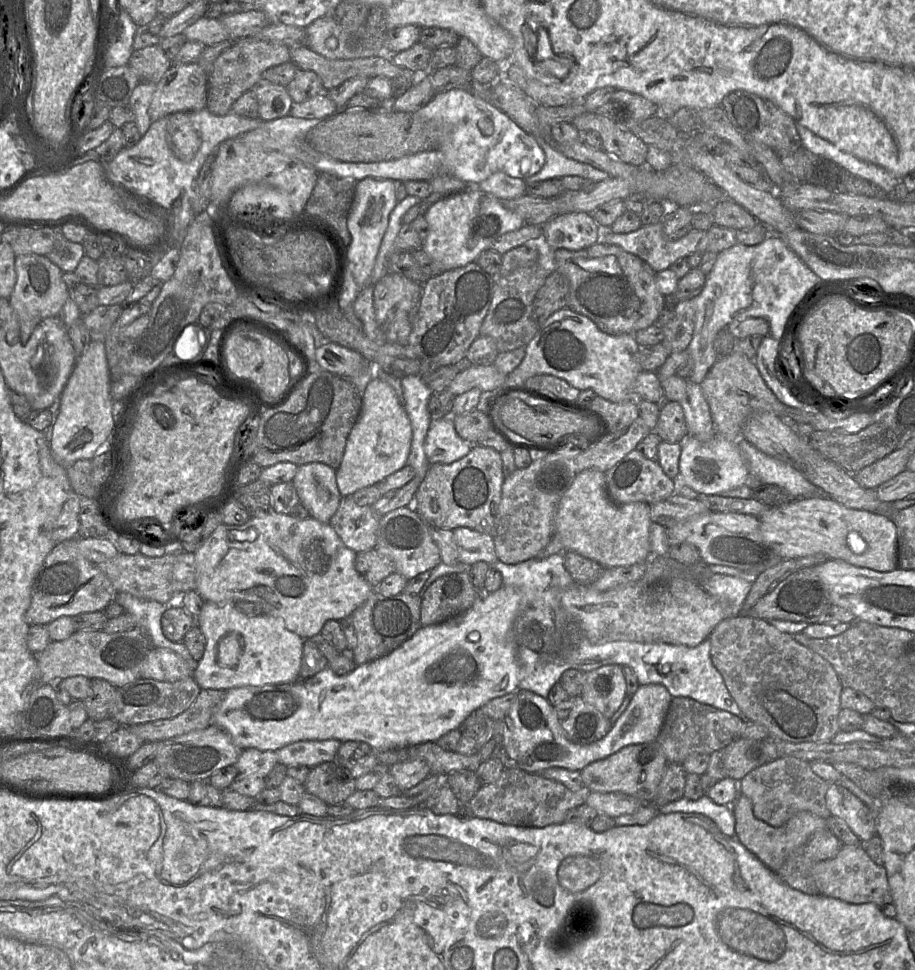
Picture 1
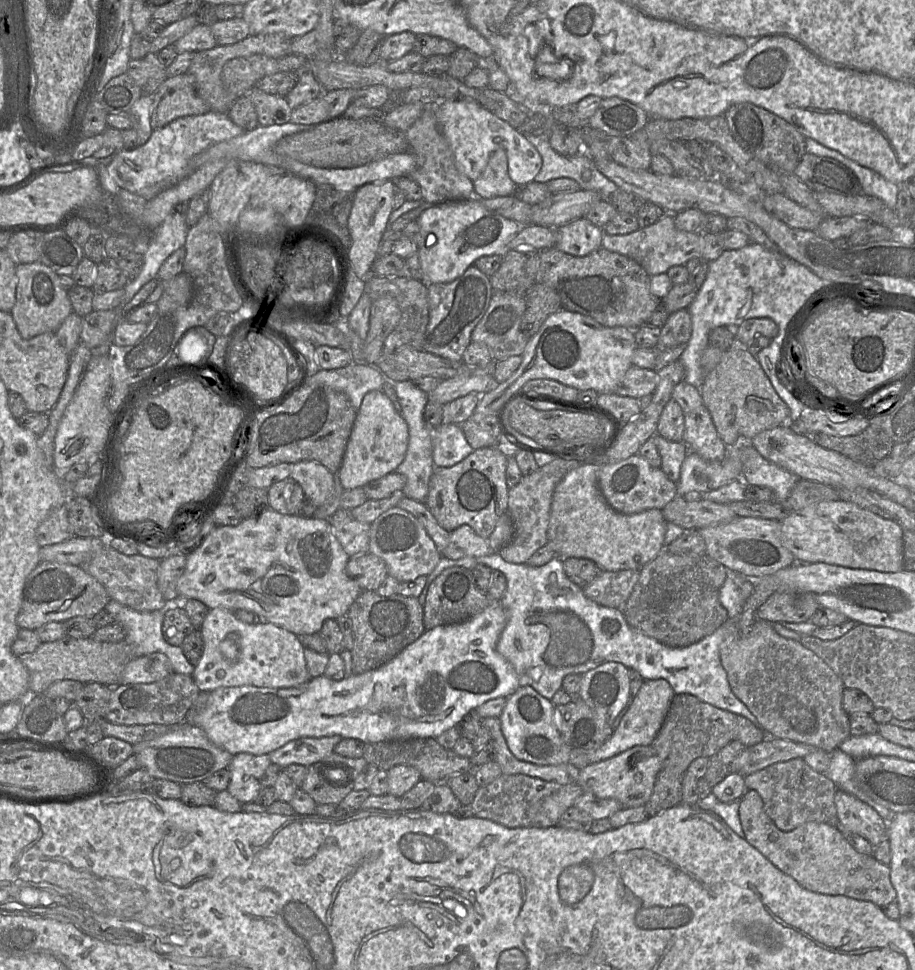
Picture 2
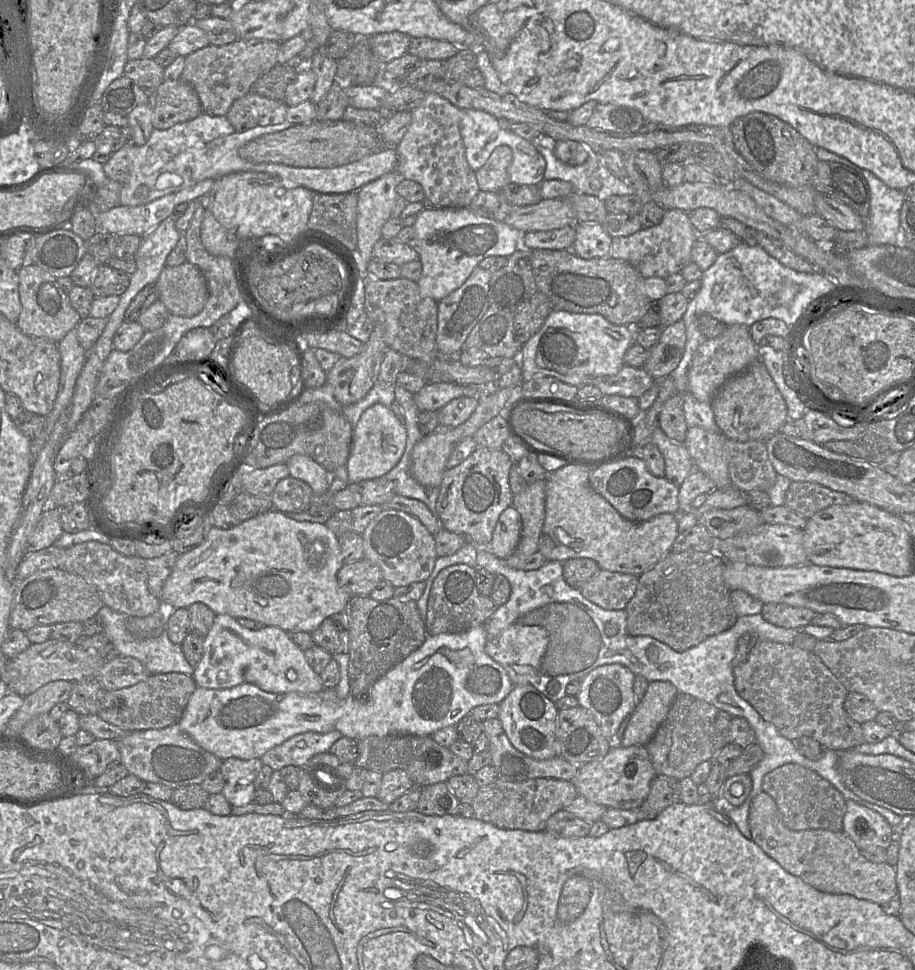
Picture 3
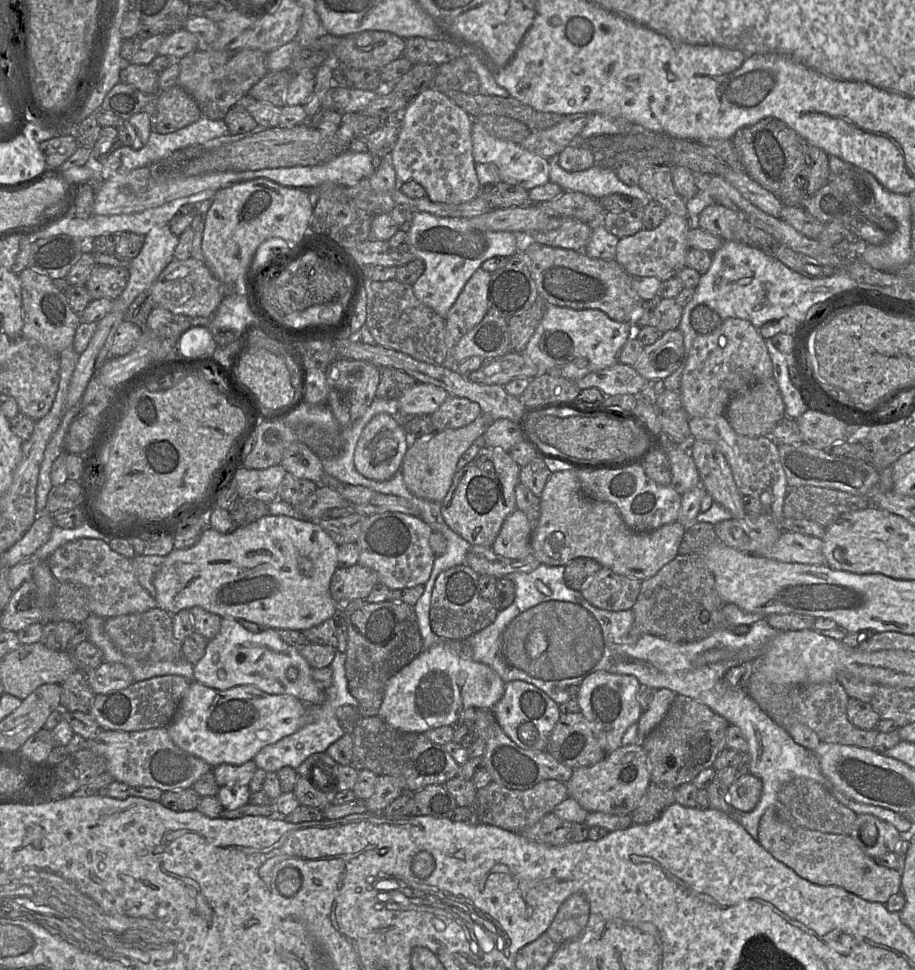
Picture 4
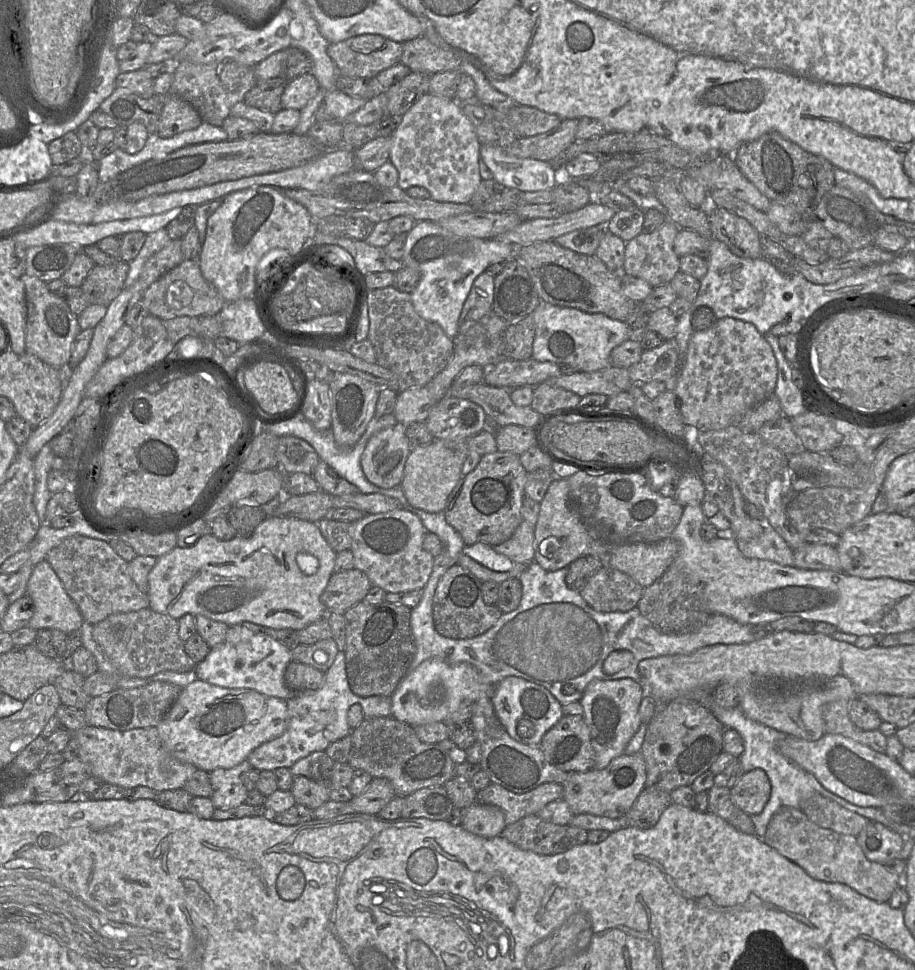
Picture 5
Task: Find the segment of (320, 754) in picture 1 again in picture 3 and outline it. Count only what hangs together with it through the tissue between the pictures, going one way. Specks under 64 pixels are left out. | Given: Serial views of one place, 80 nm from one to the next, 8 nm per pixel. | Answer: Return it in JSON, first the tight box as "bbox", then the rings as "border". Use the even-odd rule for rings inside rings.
{"bbox":[260,730,342,771],"border":[[[337,730],[297,734],[267,751],[260,759],[273,771],[280,771],[289,765],[302,768],[313,756],[329,752],[331,746],[342,736]]]}

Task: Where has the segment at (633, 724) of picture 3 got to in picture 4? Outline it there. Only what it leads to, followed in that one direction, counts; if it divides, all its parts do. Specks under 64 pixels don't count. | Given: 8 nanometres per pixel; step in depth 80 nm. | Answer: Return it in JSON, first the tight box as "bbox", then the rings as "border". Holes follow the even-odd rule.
{"bbox":[638,688,676,741],"border":[[[667,688],[654,690],[648,708],[642,712],[638,724],[638,741],[643,741],[663,720],[676,693]]]}

